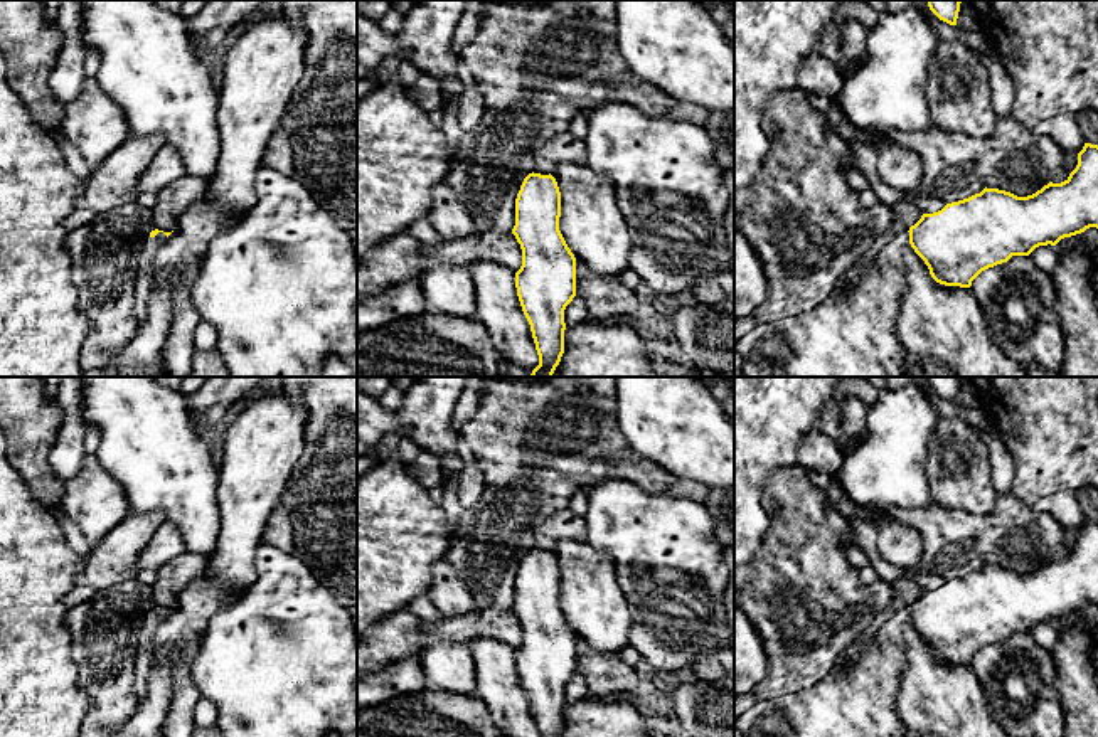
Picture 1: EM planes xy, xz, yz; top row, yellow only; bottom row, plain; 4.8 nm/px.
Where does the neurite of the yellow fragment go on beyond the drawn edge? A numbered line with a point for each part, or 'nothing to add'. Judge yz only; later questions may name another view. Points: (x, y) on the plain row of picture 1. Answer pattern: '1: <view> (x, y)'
1: yz (861, 700)

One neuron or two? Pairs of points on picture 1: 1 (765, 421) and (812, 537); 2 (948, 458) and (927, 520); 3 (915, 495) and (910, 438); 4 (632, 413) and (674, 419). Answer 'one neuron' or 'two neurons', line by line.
1: two neurons
2: two neurons
3: one neuron
4: one neuron

